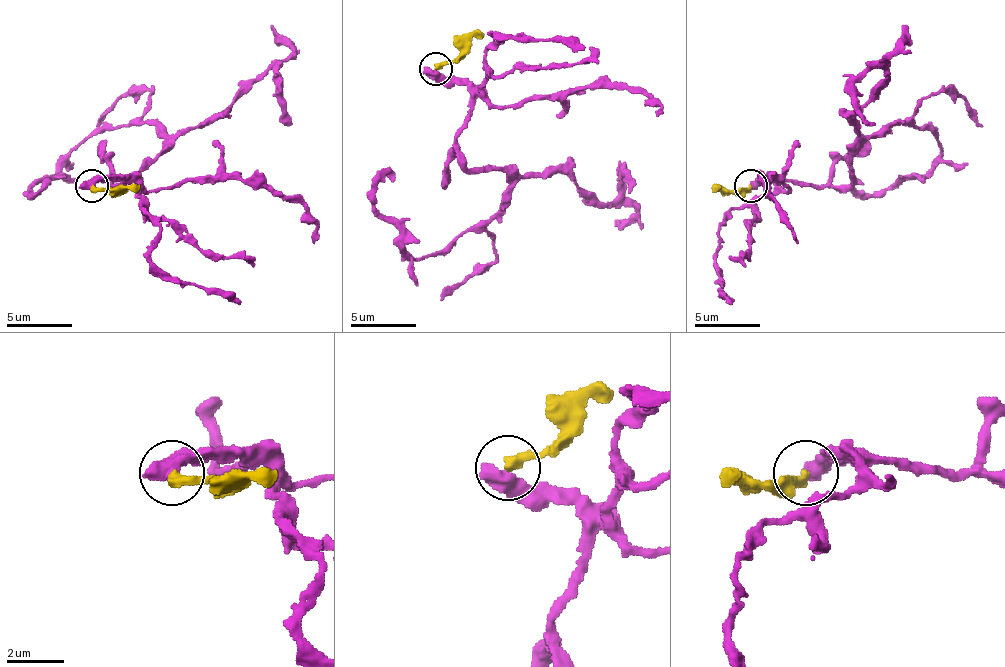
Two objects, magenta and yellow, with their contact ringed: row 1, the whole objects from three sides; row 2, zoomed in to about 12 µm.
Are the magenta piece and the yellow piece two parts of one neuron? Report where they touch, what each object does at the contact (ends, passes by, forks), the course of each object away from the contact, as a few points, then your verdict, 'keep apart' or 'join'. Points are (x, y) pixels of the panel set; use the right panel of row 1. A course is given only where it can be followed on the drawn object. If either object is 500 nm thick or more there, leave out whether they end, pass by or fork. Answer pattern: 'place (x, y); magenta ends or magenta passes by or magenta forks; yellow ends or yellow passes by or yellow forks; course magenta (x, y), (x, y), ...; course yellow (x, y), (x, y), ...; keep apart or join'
place (750, 186); course magenta (751, 187), (847, 187), (850, 160), (893, 124), (925, 127), (939, 154), (886, 190), (863, 193), (856, 177); course yellow (751, 187), (712, 193); keep apart

